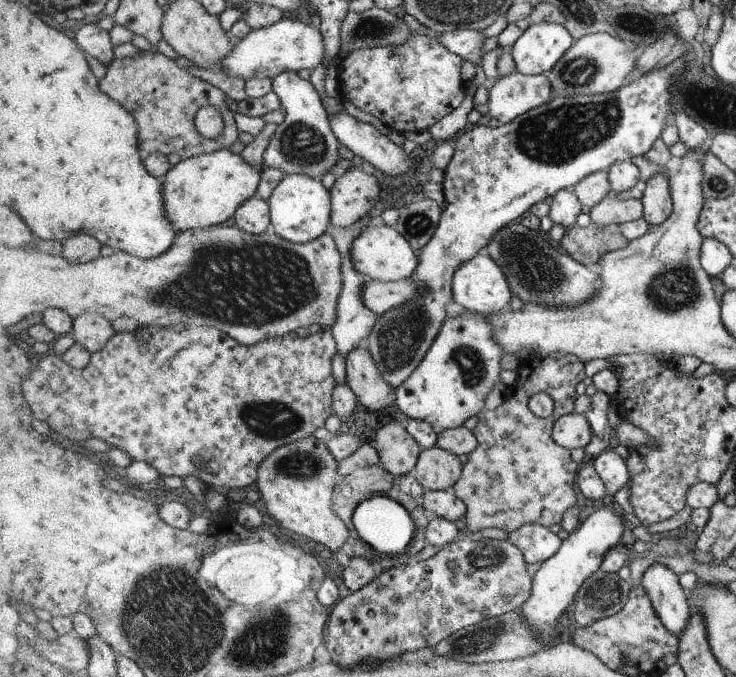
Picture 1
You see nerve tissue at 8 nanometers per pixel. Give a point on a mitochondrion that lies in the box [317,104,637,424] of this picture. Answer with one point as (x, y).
(536, 271)

